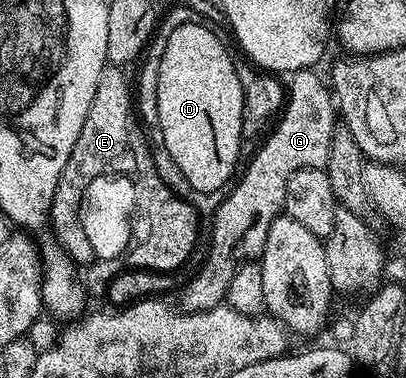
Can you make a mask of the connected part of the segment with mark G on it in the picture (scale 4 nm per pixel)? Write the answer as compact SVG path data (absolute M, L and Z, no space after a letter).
M304 70L290 77L289 95L277 123L270 129L266 139L258 145L259 153L248 162L247 173L243 177L238 177L239 185L237 180L234 187L226 193L228 196L220 202L219 209L215 212L215 225L211 228L211 249L207 252L207 261L197 268L191 281L181 290L182 307L186 311L204 312L210 308L220 307L226 301L229 282L233 282L233 274L239 265L262 257L269 226L275 221L276 216L284 211L285 186L289 186L289 178L293 178L293 174L302 168L326 169L329 146L337 127L337 105L333 99L332 89L325 83L324 77L322 80L317 73L315 70Z

